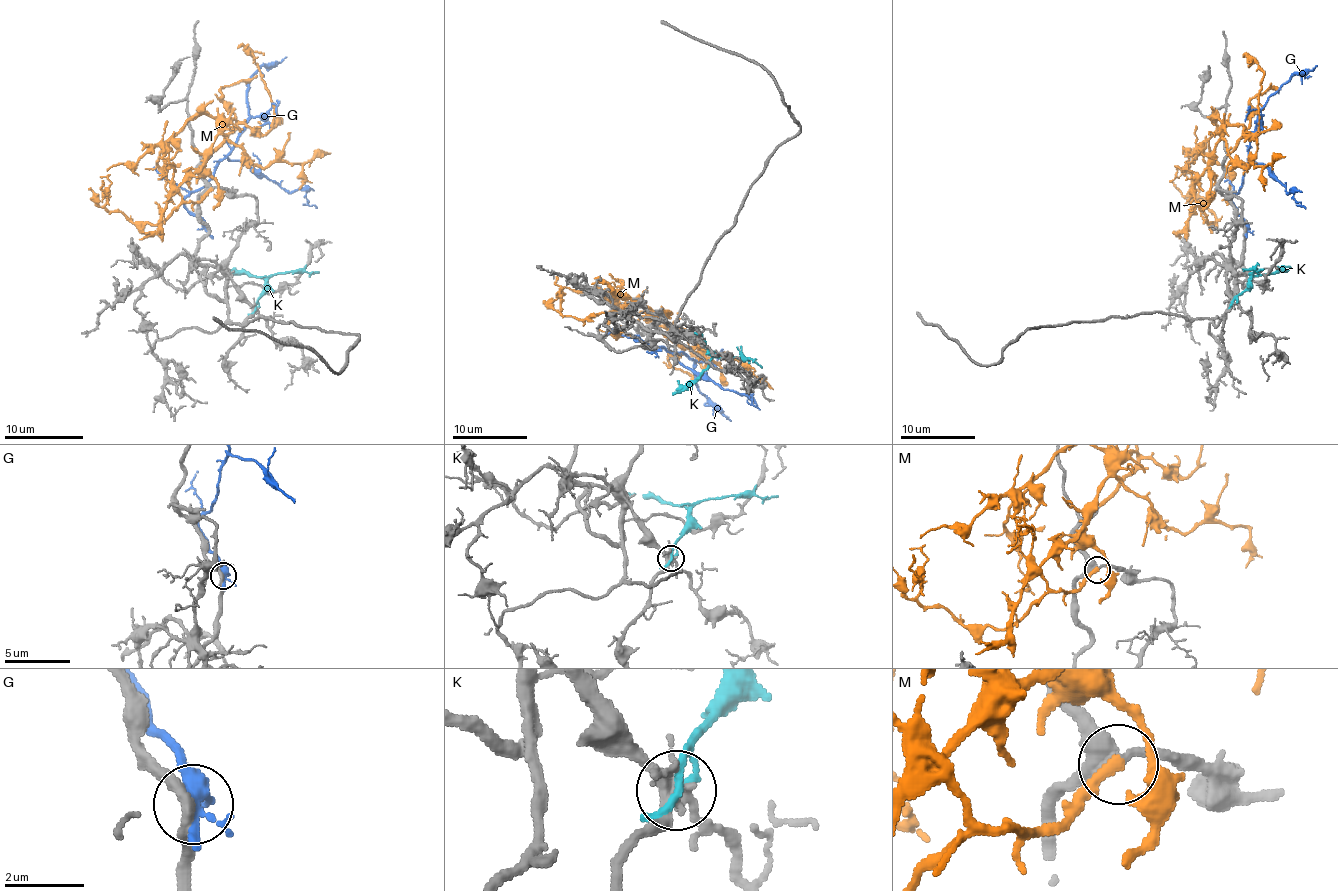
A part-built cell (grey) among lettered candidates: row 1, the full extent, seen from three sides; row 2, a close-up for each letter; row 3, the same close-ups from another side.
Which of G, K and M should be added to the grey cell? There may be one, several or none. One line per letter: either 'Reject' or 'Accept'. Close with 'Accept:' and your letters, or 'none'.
G: Reject
K: Reject
M: Accept
Accept: M

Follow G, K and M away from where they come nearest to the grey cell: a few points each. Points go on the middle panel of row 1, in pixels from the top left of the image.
G: (655, 350), (636, 341), (635, 335), (694, 361), (694, 384), (731, 421)
K: (702, 335), (711, 350), (711, 361), (694, 380), (689, 380), (672, 395)
M: (661, 319), (629, 298), (638, 298), (681, 345), (698, 348), (718, 363), (705, 367), (685, 347)

